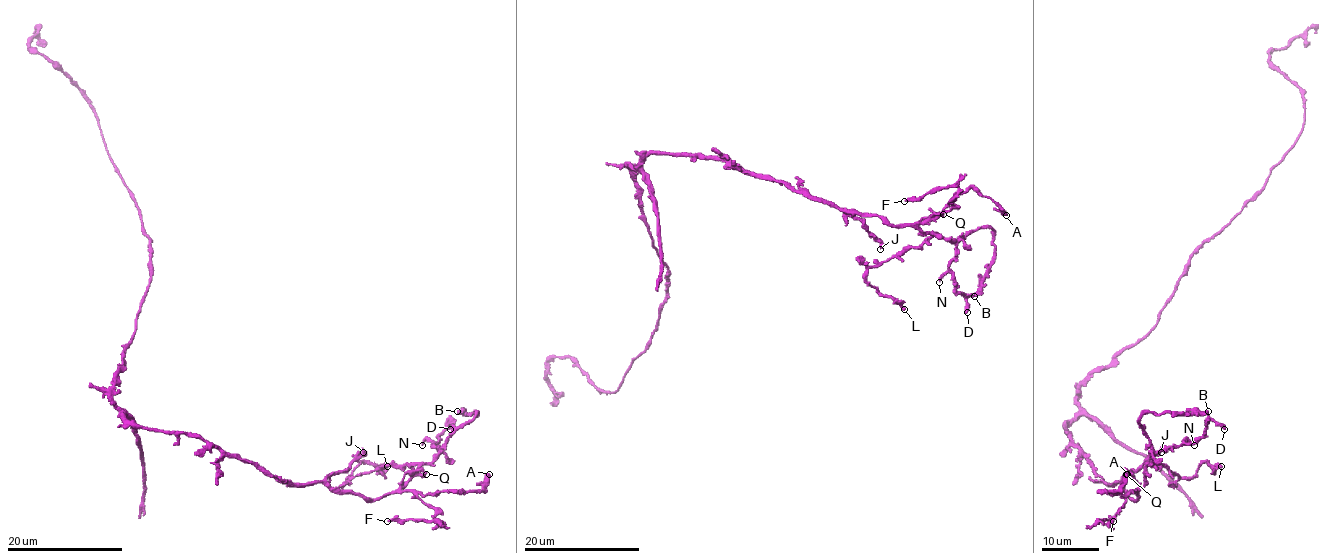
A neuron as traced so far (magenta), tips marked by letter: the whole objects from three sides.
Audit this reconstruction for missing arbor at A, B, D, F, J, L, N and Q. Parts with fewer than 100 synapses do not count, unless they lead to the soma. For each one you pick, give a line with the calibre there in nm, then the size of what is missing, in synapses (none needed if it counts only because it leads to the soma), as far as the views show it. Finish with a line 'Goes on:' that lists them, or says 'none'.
Goes on: none

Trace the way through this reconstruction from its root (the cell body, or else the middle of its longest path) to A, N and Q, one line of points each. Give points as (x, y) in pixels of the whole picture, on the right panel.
A: (1080, 388), (1068, 436), (1107, 484), (1120, 482), (1136, 500), (1133, 491), (1100, 491), (1116, 491), (1127, 474)
N: (1080, 388), (1068, 436), (1107, 484), (1120, 482), (1135, 500), (1156, 453), (1188, 439), (1194, 445)
Q: (1080, 388), (1078, 413), (1065, 426), (1068, 436), (1107, 484), (1120, 482), (1136, 500), (1138, 484), (1126, 474)

